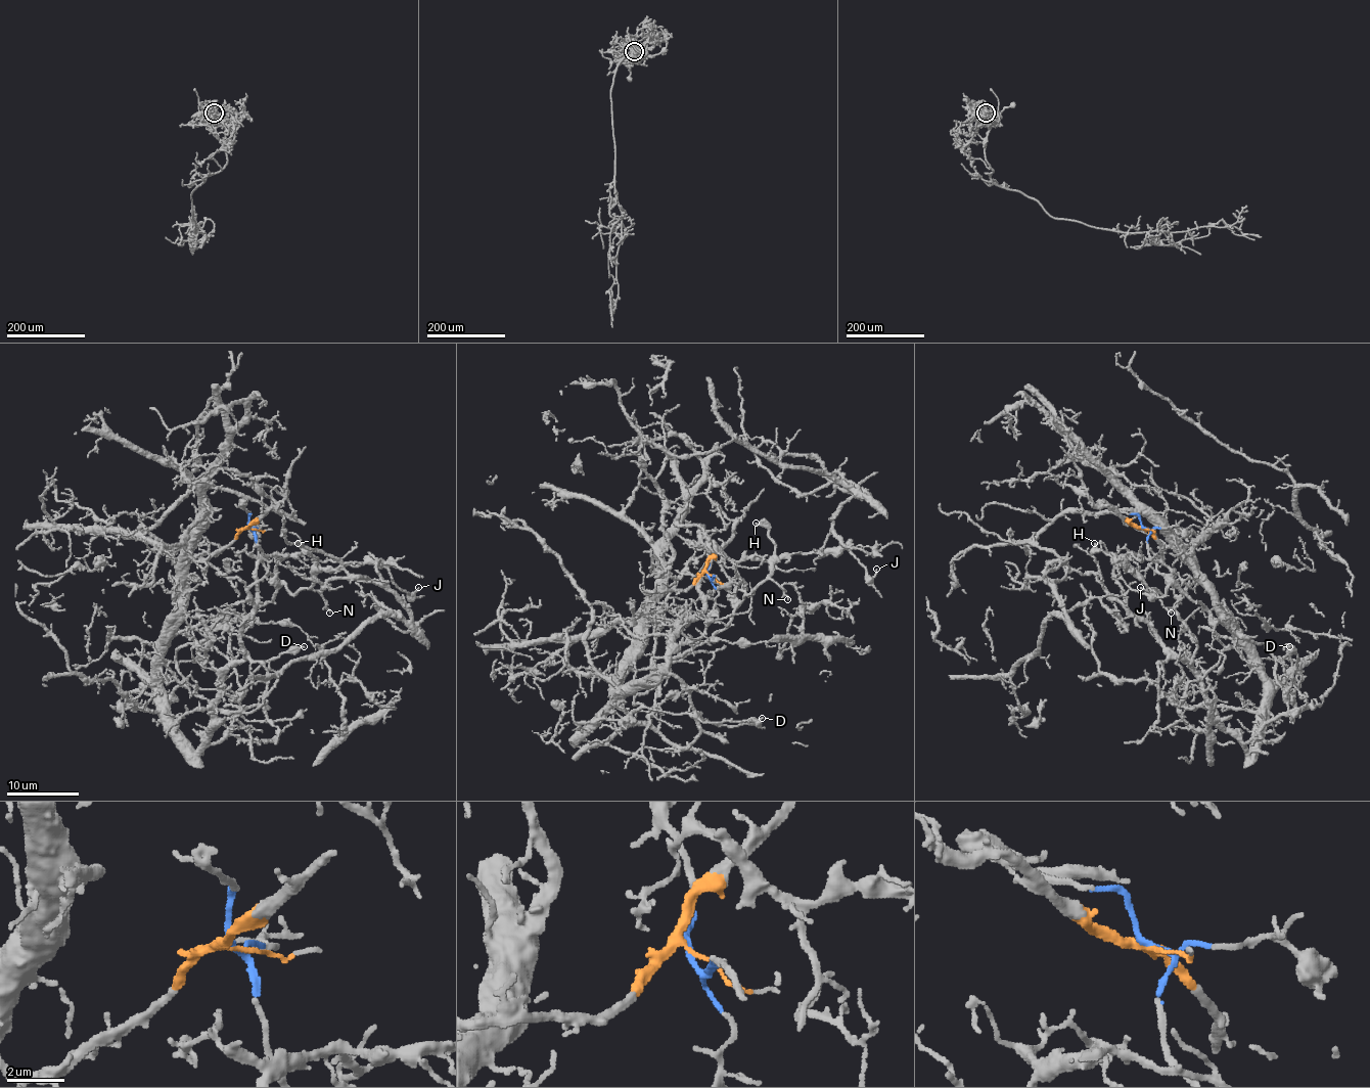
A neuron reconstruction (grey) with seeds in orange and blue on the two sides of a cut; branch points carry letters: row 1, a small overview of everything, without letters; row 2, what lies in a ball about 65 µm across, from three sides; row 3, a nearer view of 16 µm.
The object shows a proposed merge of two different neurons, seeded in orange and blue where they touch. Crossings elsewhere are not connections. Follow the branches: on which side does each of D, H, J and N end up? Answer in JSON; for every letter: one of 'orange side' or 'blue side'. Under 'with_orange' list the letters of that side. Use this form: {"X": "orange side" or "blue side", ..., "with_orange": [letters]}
{"D": "blue side", "H": "blue side", "J": "blue side", "N": "blue side", "with_orange": []}

